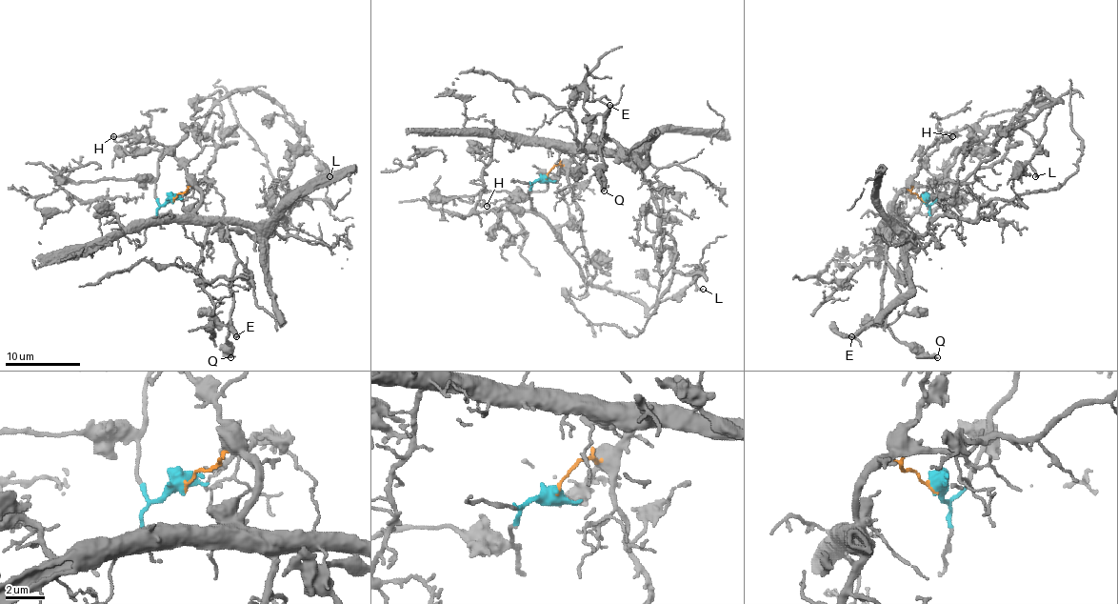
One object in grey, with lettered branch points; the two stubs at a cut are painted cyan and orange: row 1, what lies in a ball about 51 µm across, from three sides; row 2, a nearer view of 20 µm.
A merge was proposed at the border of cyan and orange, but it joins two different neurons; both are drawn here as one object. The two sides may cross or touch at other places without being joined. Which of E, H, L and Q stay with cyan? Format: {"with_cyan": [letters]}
{"with_cyan": ["L"]}

